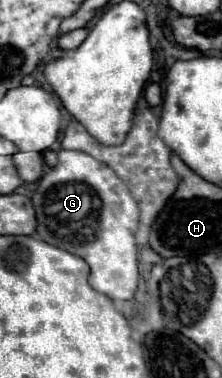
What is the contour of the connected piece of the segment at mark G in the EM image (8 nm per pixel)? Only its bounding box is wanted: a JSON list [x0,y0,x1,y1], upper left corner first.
[32,151,138,299]

